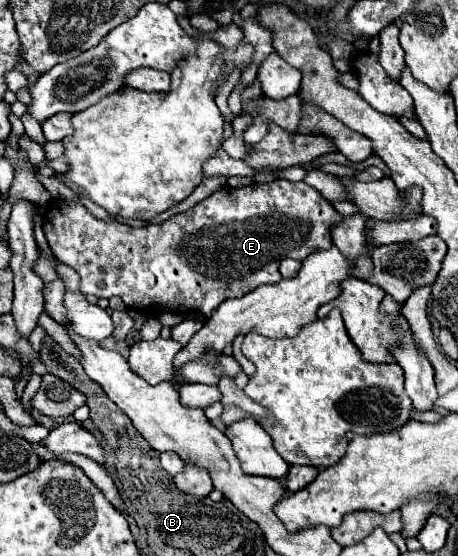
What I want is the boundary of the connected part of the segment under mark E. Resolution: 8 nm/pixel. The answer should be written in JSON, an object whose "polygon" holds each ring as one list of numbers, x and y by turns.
{"polygon":[[278,178,246,188,222,186,188,212,176,214,162,224,150,224,144,228,132,228,120,222,104,222,94,218,80,200,54,198,46,206,42,228,46,226,46,240,54,256,80,274,82,294,92,294,96,298,120,296,128,308,148,316,158,315,158,310,194,310,210,318,214,308,224,300,240,298,262,284,276,284,280,280,280,258,288,256,302,262,308,254,330,248,330,230,338,222,342,222,342,216,328,200,320,196,318,190,306,182]]}

